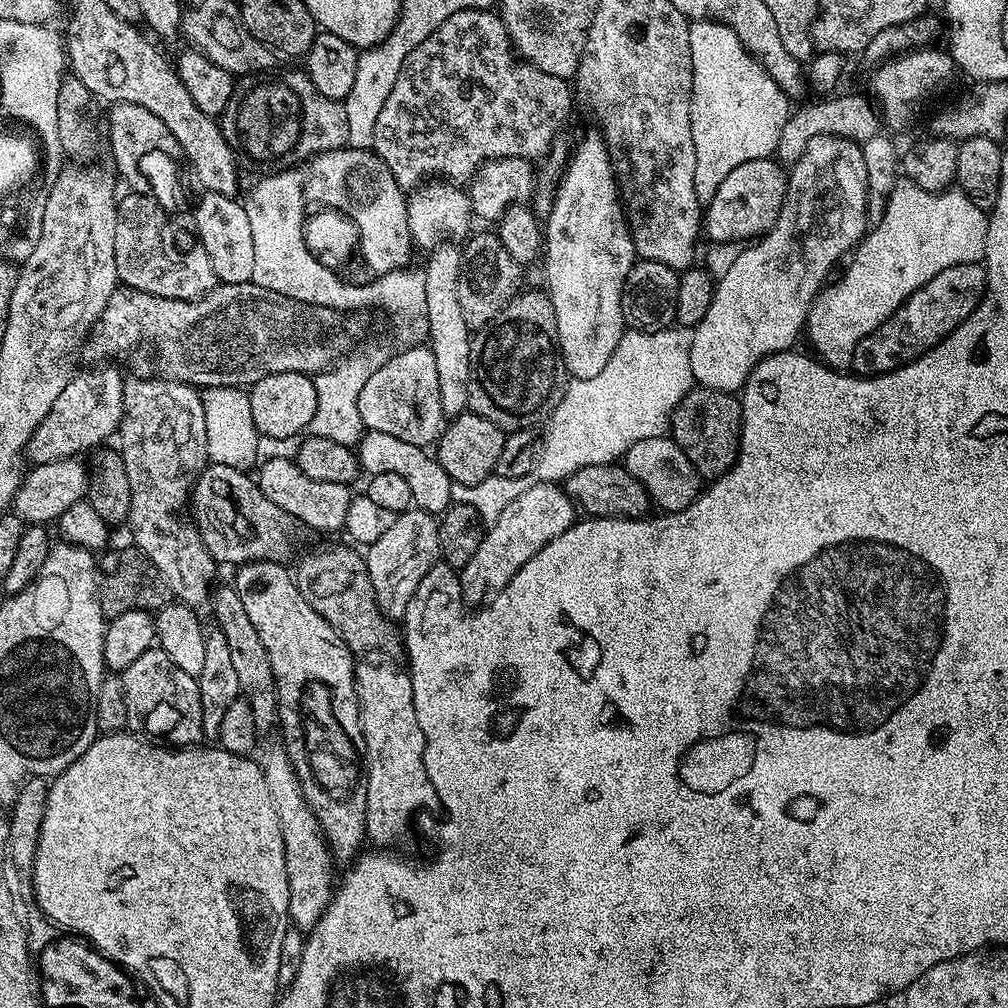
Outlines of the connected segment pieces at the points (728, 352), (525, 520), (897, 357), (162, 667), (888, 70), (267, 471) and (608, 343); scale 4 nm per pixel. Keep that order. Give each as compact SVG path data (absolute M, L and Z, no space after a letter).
M819 136L814 138L806 146L806 150L802 150L802 154L796 163L791 165L790 171L787 173L788 192L784 196L784 205L780 211L780 217L776 219L776 225L771 230L759 237L751 246L745 250L737 251L736 260L730 266L730 270L726 270L724 276L716 280L716 289L714 290L714 302L710 302L710 310L706 310L706 318L702 318L702 322L698 322L694 331L691 333L692 341L690 342L690 370L692 371L692 379L699 387L713 388L719 392L739 393L743 389L744 384L748 381L748 375L754 370L754 366L758 366L758 362L762 362L768 356L773 356L779 352L789 351L793 347L792 344L796 339L801 339L802 333L805 331L808 323L808 311L812 309L816 303L817 296L820 295L820 289L825 287L828 275L832 272L832 267L843 261L855 249L856 245L864 239L869 231L868 224L868 200L870 201L870 193L868 191L868 174L866 172L866 158L864 157L863 147L855 140L844 140L841 136Z
M559 483L532 484L522 490L522 494L518 494L518 498L514 498L514 502L510 502L506 510L487 525L478 550L474 550L474 558L459 569L460 595L465 605L483 605L493 594L501 592L514 574L518 574L518 570L542 550L542 546L572 527L576 520L574 514L575 504Z
M979 263L950 266L942 274L934 274L926 286L919 288L878 330L866 334L852 355L851 371L857 376L878 376L881 372L893 372L910 363L923 352L941 344L964 320L970 318L988 286L988 273Z
M159 646L137 658L123 672L126 718L133 733L155 738L168 746L196 746L205 739L202 726L202 702L197 677L186 674Z
M936 46L913 49L899 56L886 60L875 69L872 76L872 90L878 96L882 120L893 128L893 133L900 132L912 124L916 116L916 107L935 90L944 84L954 73L951 55L947 51L939 52Z
M272 456L268 461L261 463L258 468L258 483L262 494L266 494L266 498L270 498L270 502L274 502L274 506L278 506L286 514L290 514L293 520L304 524L308 528L317 528L320 532L340 532L346 522L346 510L350 510L350 502L352 501L354 492L347 484L339 484L338 482L314 482L314 478L306 478L306 474L302 474L302 470L298 470L295 459L284 456Z
M593 130L589 136L584 136L580 140L580 145L574 148L570 159L563 171L564 182L560 186L560 190L551 201L550 207L546 213L546 227L543 229L544 234L544 251L542 253L542 265L544 264L544 280L546 291L550 302L554 306L554 322L558 330L558 343L560 343L560 353L564 359L564 367L568 369L569 377L577 380L585 380L586 378L594 378L594 374L598 374L606 367L606 362L610 362L610 356L614 354L614 350L618 346L618 342L624 337L626 325L624 323L624 315L622 314L622 294L624 293L624 283L630 274L630 270L635 266L638 259L636 247L632 241L632 232L628 228L628 218L624 211L624 201L620 199L620 190L616 187L616 171L612 168L612 159L608 153L608 147L604 144L603 135L599 131Z

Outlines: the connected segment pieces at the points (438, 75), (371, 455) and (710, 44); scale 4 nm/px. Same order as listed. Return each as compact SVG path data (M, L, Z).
M483 8L458 10L458 14L450 14L450 18L442 22L442 26L438 26L438 30L434 30L434 34L430 34L430 38L426 38L426 42L422 42L422 46L415 48L406 58L394 82L394 90L390 90L390 98L386 98L386 106L382 106L382 111L378 113L378 122L374 122L370 148L382 158L382 162L386 162L398 186L405 190L412 190L423 185L429 179L427 176L445 176L443 179L448 182L463 182L462 180L468 182L475 177L485 163L491 160L516 158L531 162L538 162L540 159L543 161L551 153L552 145L557 143L559 136L556 135L563 130L564 123L572 112L572 92L574 96L574 88L569 81L554 78L554 74L546 74L529 64L527 60L520 59L512 47L512 40L508 37L503 20L495 11Z
M366 430L361 436L356 449L361 469L367 475L377 476L384 473L401 475L409 483L413 505L419 511L438 516L452 502L453 482L427 449L414 446L413 443L405 442L391 434L370 430Z
M698 20L690 27L692 101L690 130L694 138L694 190L707 206L730 170L754 158L769 159L790 115L790 97L744 48L730 26Z

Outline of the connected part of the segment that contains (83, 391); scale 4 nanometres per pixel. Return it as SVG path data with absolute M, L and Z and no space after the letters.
M104 362L99 366L88 366L85 372L77 371L69 380L66 390L58 394L58 402L50 406L50 414L42 418L38 430L30 438L26 449L26 456L33 465L45 464L46 462L58 462L79 457L79 452L88 452L91 448L99 449L103 440L108 440L117 435L120 419L124 417L124 382L125 377L115 368L115 363Z

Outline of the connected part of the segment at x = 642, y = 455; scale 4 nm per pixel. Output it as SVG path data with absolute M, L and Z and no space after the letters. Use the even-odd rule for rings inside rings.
M667 435L646 438L622 457L622 467L648 491L649 501L665 513L681 512L696 501L702 491L702 477L696 467L686 458L686 454ZM701 483L701 484L700 484Z

